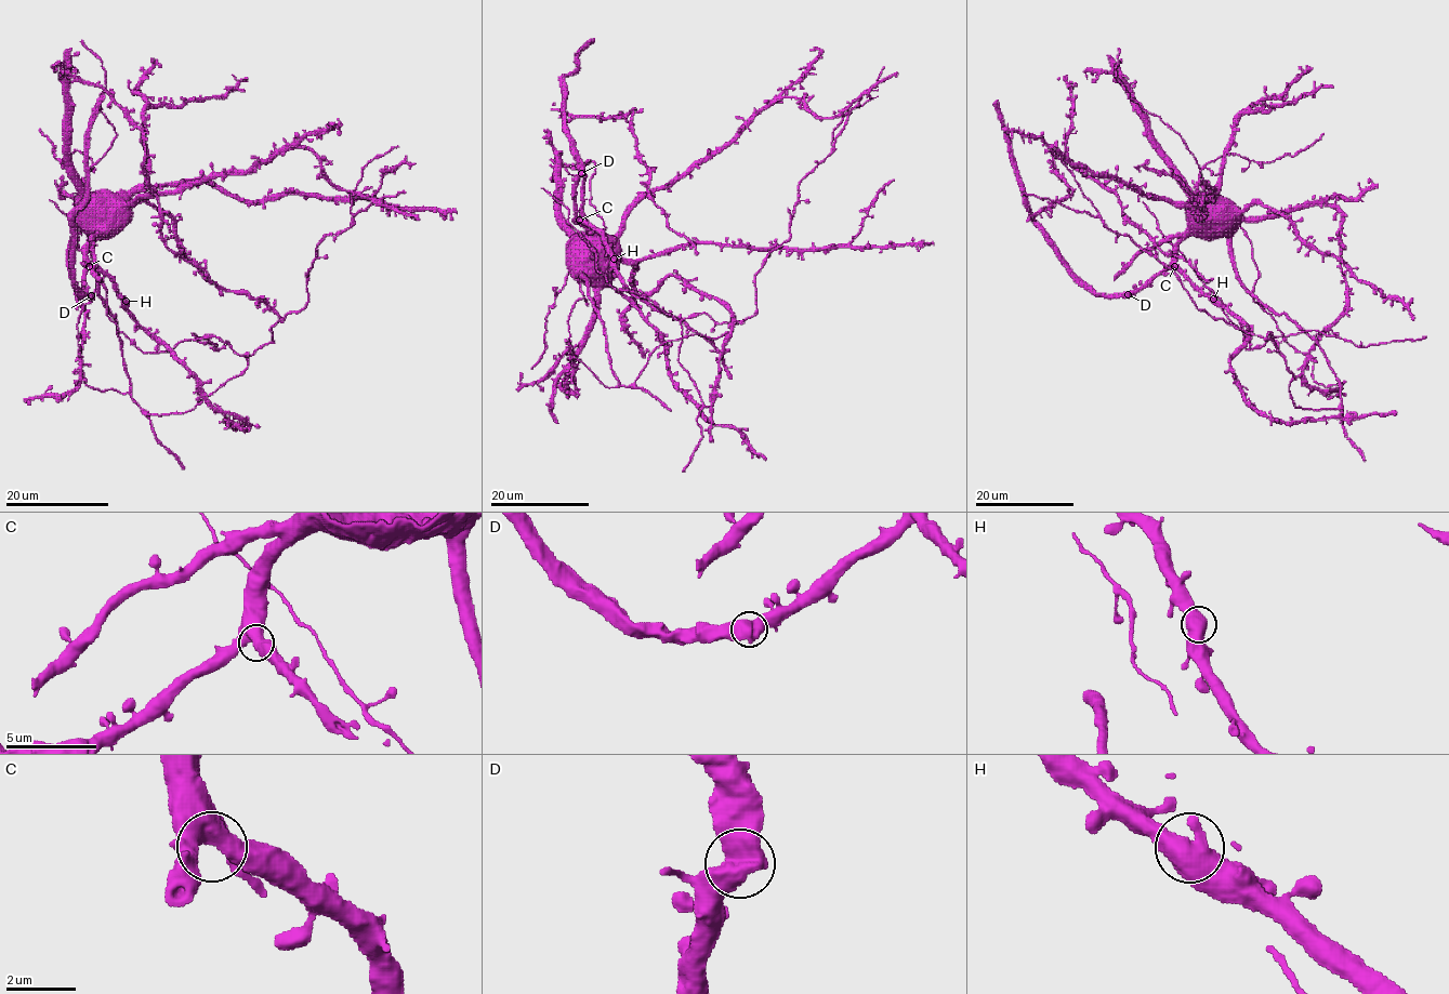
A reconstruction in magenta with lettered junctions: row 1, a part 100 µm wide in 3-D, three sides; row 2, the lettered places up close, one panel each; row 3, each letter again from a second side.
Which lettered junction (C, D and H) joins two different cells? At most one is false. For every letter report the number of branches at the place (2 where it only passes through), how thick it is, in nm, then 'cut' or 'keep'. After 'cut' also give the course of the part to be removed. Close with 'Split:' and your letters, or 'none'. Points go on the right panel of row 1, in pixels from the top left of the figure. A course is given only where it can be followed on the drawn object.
C: 2 | 650 nm | keep
D: 2 | 700 nm | cut | (1128, 294), (1094, 294), (1061, 259), (1032, 219), (997, 100)
H: 2 | 700 nm | keep
Split: D

